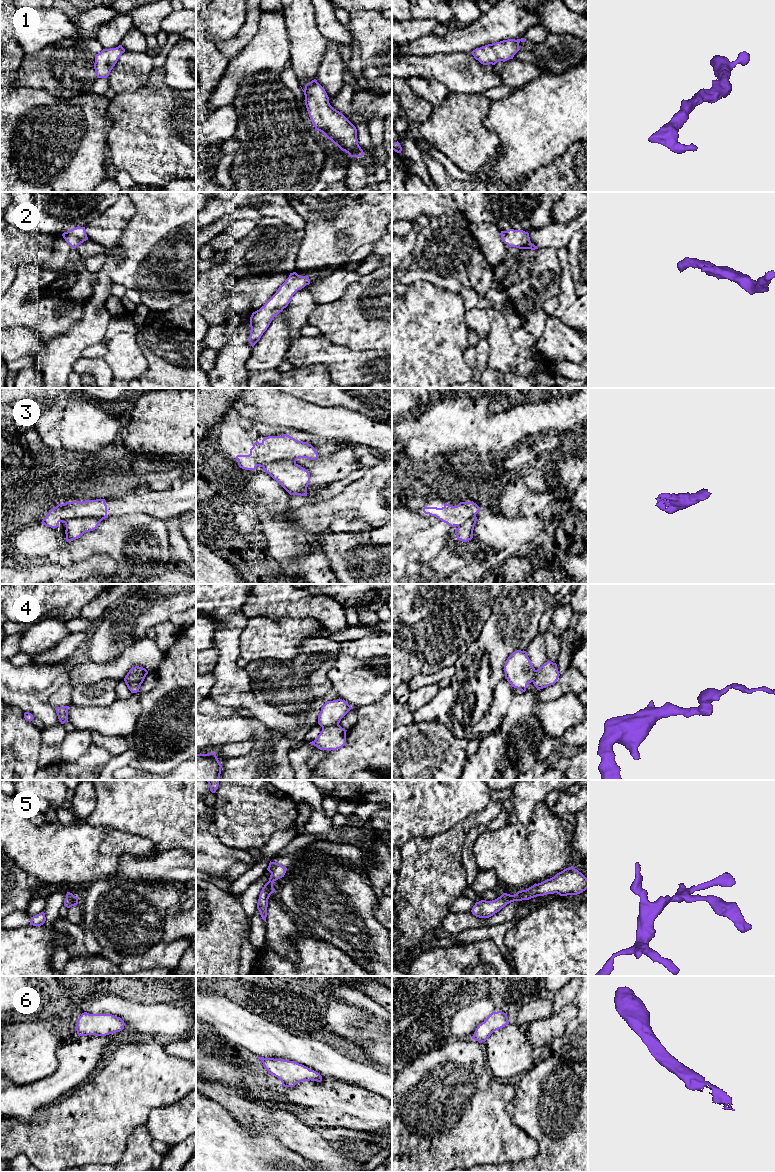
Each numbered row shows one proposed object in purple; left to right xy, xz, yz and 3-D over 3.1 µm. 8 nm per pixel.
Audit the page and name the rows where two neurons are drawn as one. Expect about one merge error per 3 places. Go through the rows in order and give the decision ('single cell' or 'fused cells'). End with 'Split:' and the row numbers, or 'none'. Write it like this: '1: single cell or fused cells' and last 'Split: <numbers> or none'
1: single cell
2: single cell
3: fused cells
4: fused cells
5: single cell
6: single cell
Split: 3, 4

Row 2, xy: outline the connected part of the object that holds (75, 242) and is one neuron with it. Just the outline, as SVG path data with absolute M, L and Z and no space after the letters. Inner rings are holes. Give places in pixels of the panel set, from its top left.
M76 227L62 234L65 241L71 246L71 248L78 247L81 243L88 240L85 227Z

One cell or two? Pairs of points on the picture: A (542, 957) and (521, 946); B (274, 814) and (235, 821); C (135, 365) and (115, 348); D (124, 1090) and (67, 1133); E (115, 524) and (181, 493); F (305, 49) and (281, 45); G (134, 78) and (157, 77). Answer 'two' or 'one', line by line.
A: one
B: one
C: one
D: one
E: two
F: two
G: two

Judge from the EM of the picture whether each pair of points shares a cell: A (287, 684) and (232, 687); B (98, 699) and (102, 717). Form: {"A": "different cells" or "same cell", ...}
{"A": "different cells", "B": "different cells"}

